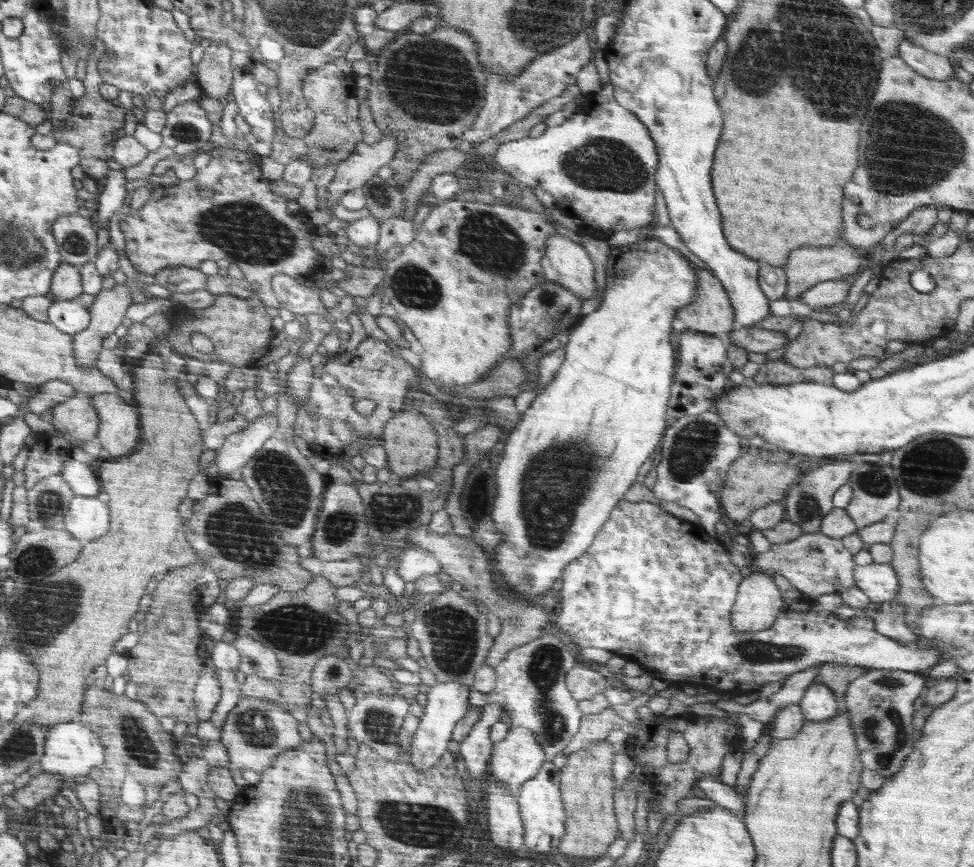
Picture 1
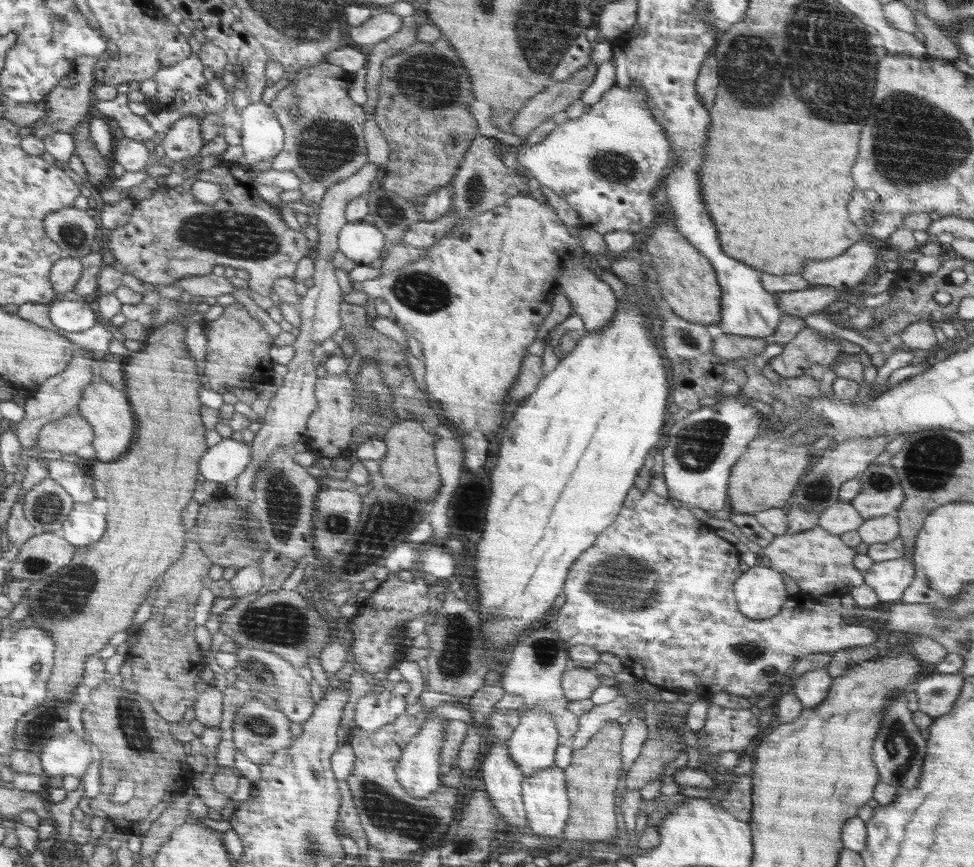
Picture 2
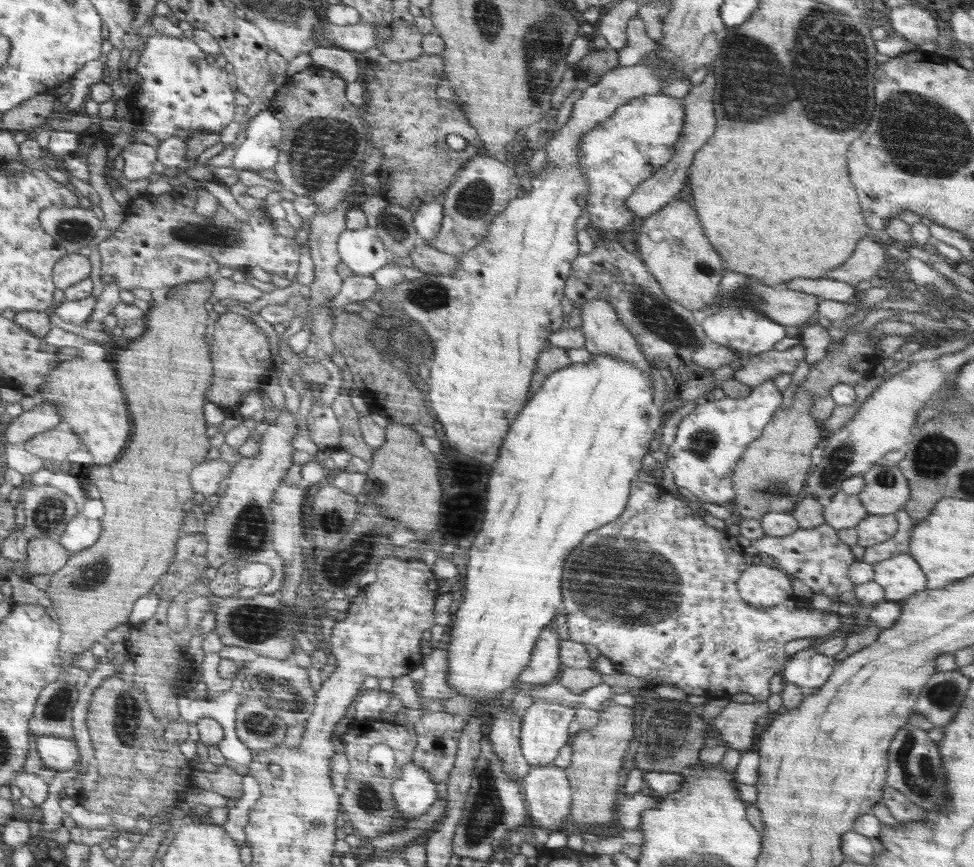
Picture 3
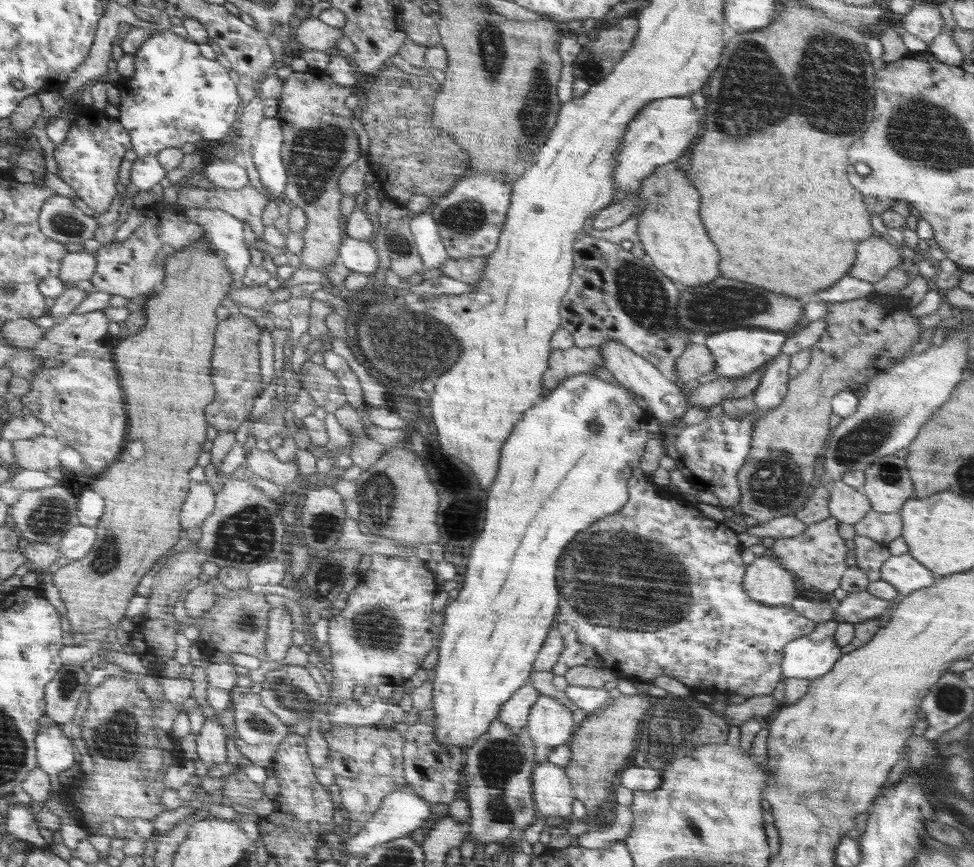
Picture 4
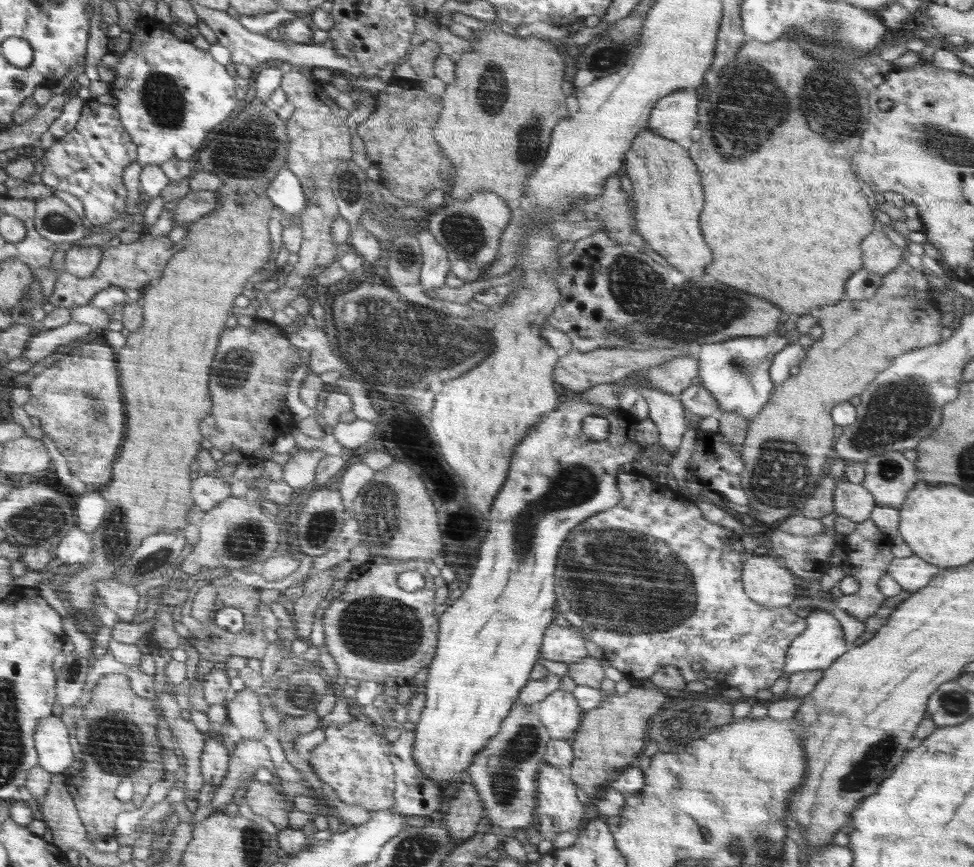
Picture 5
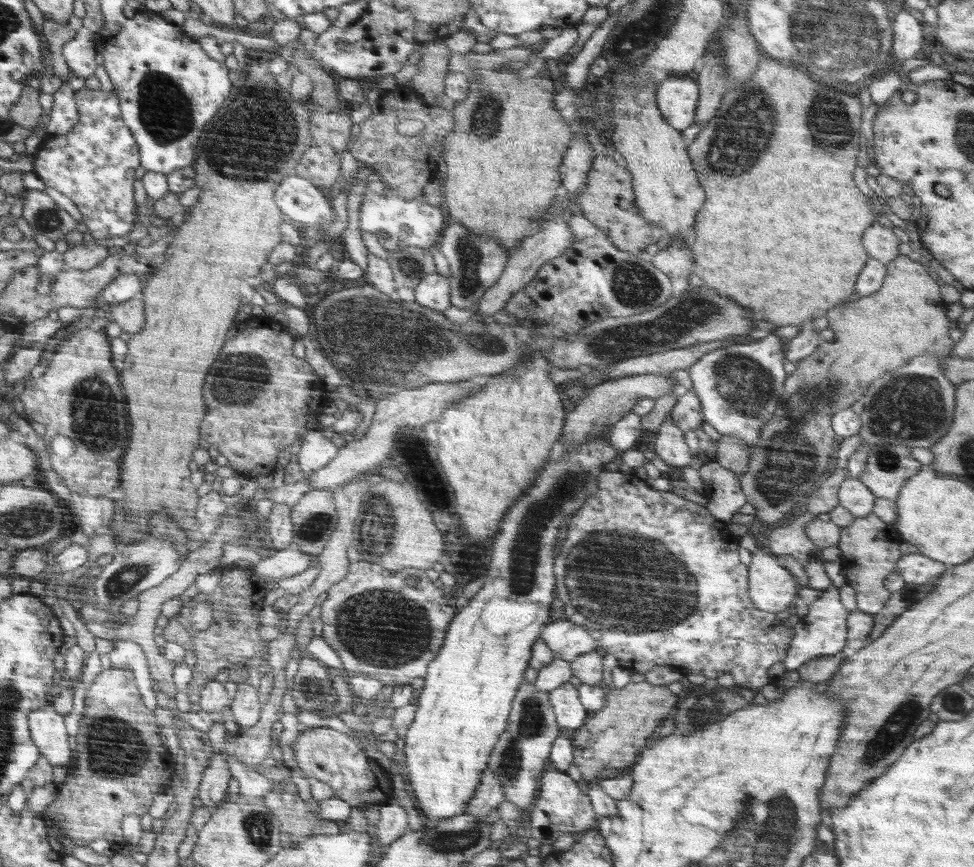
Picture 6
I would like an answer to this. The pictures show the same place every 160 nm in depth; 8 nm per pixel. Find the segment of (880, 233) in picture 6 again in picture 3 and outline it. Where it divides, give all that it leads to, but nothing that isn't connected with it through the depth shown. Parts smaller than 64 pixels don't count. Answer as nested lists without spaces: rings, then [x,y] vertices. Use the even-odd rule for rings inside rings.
[[[873,238],[859,240],[854,253],[840,267],[825,274],[824,278],[841,280],[853,287],[870,280],[888,258],[886,244],[878,244]]]

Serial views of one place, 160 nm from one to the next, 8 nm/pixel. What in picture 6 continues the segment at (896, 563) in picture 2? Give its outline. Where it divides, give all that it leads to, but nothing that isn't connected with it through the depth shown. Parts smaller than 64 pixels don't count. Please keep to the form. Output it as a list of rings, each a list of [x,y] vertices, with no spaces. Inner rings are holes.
[[[922,553],[902,555],[897,560],[896,571],[904,579],[905,583],[924,583],[938,578],[949,566],[944,563],[932,560]]]

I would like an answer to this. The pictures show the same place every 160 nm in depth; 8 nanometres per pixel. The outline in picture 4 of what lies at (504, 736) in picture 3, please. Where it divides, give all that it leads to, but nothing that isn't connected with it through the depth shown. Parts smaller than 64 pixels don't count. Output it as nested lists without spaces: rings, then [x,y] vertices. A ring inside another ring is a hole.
[[[529,681],[504,704],[497,720],[504,722],[512,734],[520,734],[527,726],[531,708],[540,696],[541,693]]]

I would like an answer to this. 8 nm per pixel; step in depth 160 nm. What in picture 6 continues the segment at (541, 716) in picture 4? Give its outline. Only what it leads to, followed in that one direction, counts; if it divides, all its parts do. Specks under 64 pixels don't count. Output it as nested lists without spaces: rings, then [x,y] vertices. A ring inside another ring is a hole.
[[[565,683],[548,694],[553,711],[556,712],[557,722],[564,736],[573,735],[580,726],[584,725],[589,712],[582,706],[578,698],[578,690],[572,684]]]

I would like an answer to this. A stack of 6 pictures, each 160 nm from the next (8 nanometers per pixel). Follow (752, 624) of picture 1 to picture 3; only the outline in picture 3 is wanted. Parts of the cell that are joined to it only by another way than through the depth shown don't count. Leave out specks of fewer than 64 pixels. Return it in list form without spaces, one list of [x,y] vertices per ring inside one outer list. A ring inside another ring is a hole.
[[[760,563],[748,566],[736,586],[749,605],[765,609],[794,597],[790,583],[788,574],[780,568]]]

